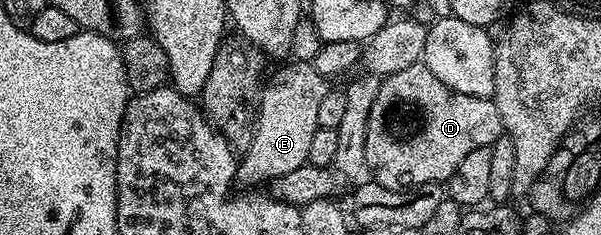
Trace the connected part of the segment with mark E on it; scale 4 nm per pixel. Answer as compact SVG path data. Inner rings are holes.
M290 61L282 66L262 93L258 134L255 137L253 134L248 152L239 160L235 180L246 189L272 181L306 163L309 143L319 129L320 104L330 90L329 80L311 62Z

